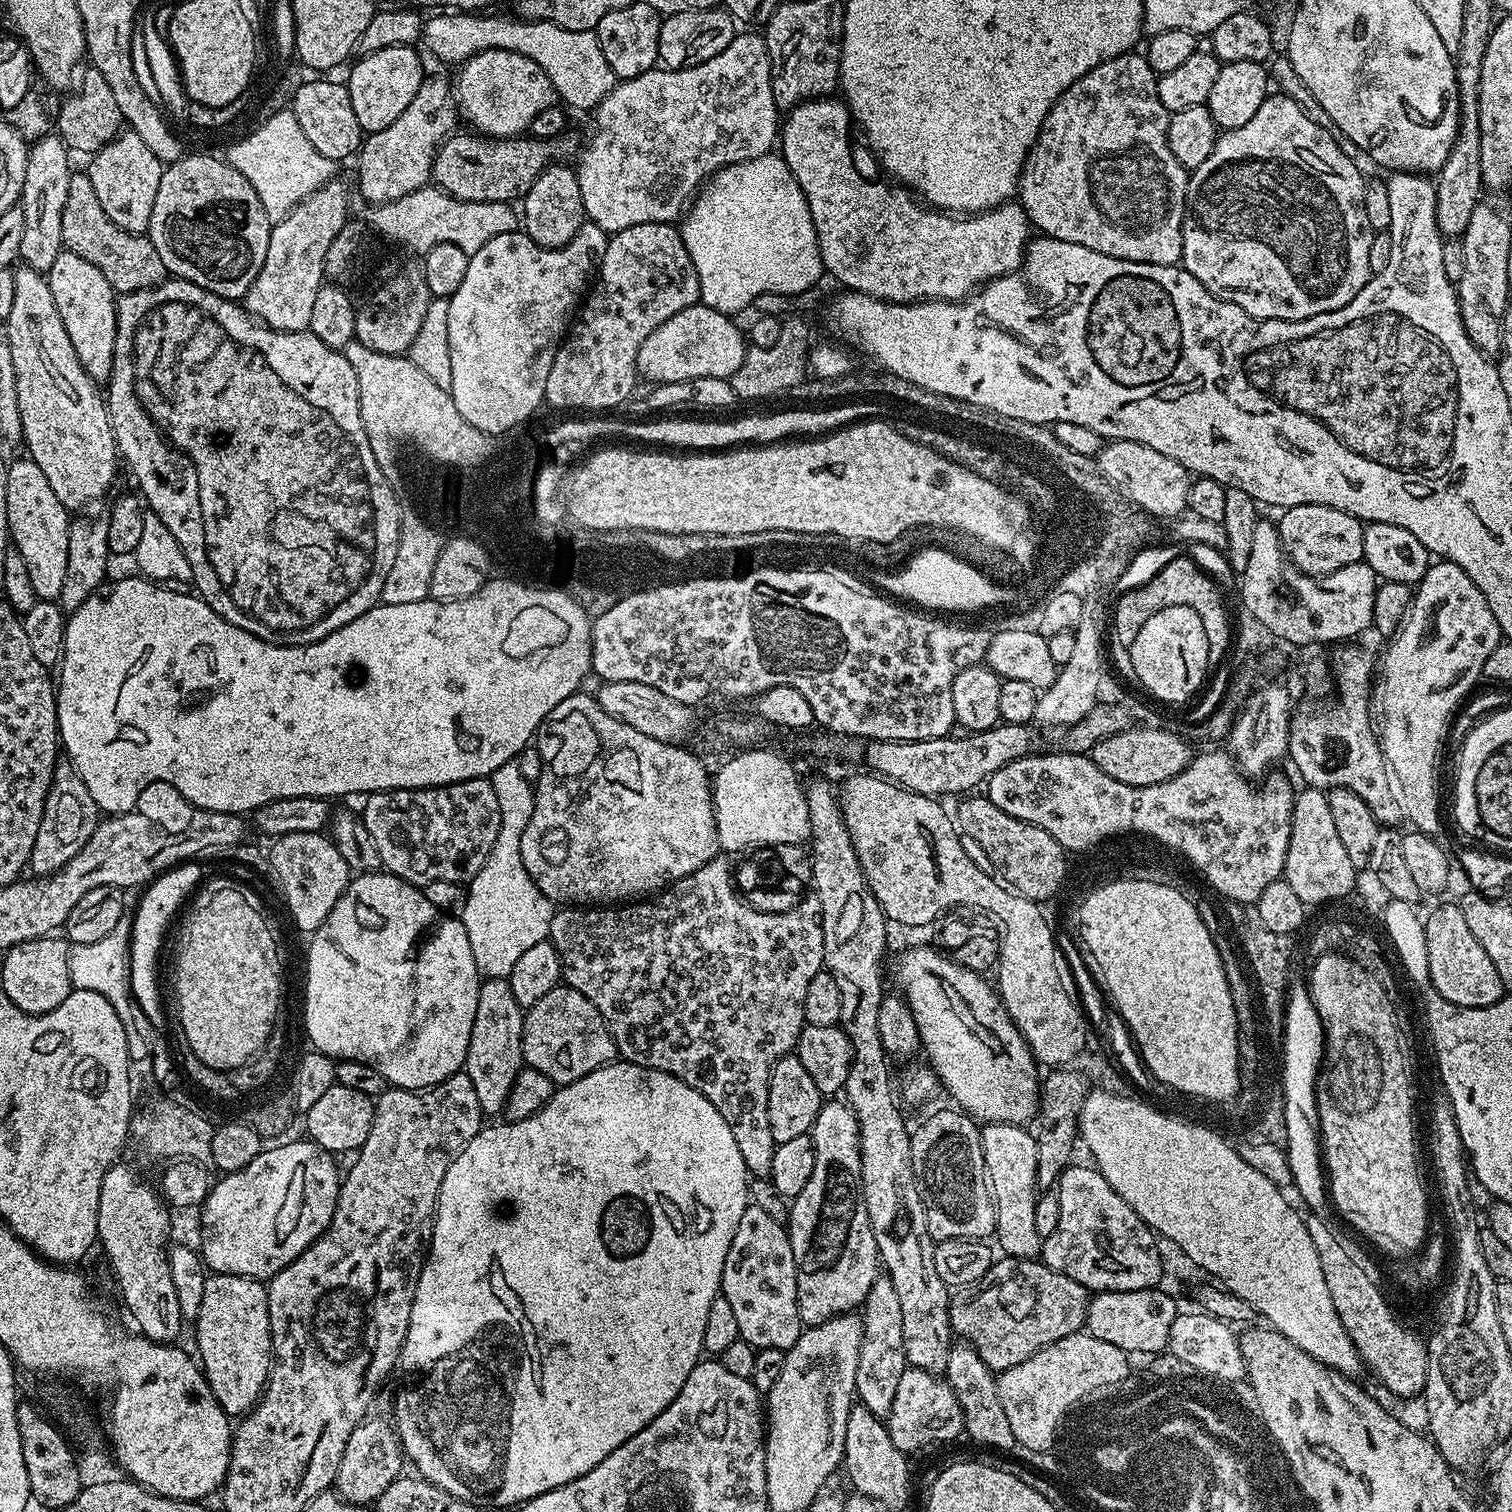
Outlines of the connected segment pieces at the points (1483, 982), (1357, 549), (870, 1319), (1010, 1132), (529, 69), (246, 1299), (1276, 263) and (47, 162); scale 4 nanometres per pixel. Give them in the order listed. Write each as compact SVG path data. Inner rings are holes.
M1459 903L1440 904L1426 916L1424 941L1428 955L1427 979L1442 998L1463 1008L1485 1008L1497 1004L1505 995L1502 978L1498 978L1498 970L1494 970L1494 962L1490 962L1490 954L1482 950L1482 942L1470 934L1470 926L1466 926Z
M1321 504L1294 506L1281 516L1284 517L1278 520L1278 531L1283 551L1297 569L1308 568L1305 577L1323 578L1342 570L1342 566L1363 561L1365 525L1358 517Z
M886 1274L877 1275L862 1305L864 1336L860 1339L858 1370L856 1371L856 1396L859 1403L878 1417L885 1417L892 1405L898 1378L902 1378L906 1361L902 1338L902 1309L892 1279Z
M984 1124L980 1128L980 1145L984 1155L984 1171L992 1189L996 1206L994 1240L1000 1243L1005 1257L1031 1260L1042 1252L1042 1232L1036 1225L1036 1137L1018 1124Z
M506 50L478 52L463 65L460 84L472 92L476 105L472 112L481 133L492 138L516 138L527 129L534 114L553 107L558 97L546 70L530 58Z
M229 1272L209 1275L194 1328L196 1328L196 1348L200 1351L198 1360L202 1365L204 1378L208 1381L209 1392L229 1417L243 1417L264 1390L268 1380L268 1369L273 1360L267 1287L259 1279L251 1276L232 1276Z
M1276 94L1269 95L1268 99L1262 102L1262 106L1258 106L1258 114L1254 114L1254 118L1250 118L1250 122L1246 122L1241 128L1229 128L1221 131L1216 138L1216 145L1210 154L1210 158L1206 158L1206 162L1202 162L1202 166L1198 166L1190 176L1191 192L1190 192L1190 208L1194 213L1200 215L1200 220L1204 223L1204 228L1208 232L1213 232L1216 235L1216 240L1220 243L1220 256L1224 260L1202 260L1200 258L1188 258L1183 261L1182 266L1192 266L1190 274L1194 274L1194 270L1198 270L1200 274L1200 281L1206 285L1210 291L1217 294L1226 294L1227 299L1231 300L1233 304L1242 306L1242 310L1246 310L1252 316L1260 320L1301 320L1302 318L1310 318L1314 314L1326 314L1338 310L1342 306L1346 306L1356 297L1358 290L1362 290L1362 286L1366 286L1366 282L1373 275L1370 268L1370 246L1374 235L1374 230L1370 226L1370 222L1366 218L1366 206L1364 205L1364 185L1366 183L1365 173L1358 170L1358 166L1354 166L1354 162L1350 162L1350 158L1346 158L1346 154L1342 154L1342 150L1338 150L1338 142L1326 130L1322 130L1322 126L1318 126L1308 115L1302 110L1300 100L1292 96L1276 96Z
M49 134L35 141L28 150L28 165L24 171L22 205L25 214L25 230L19 259L33 271L47 274L54 266L54 258L62 251L62 210L66 206L68 189L69 149L59 135Z

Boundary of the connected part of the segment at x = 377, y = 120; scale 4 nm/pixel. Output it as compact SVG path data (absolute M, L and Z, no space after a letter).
M395 44L390 48L378 49L377 52L361 55L346 77L350 106L354 106L354 115L358 118L361 133L371 134L378 130L386 130L410 102L414 102L414 94L422 86L426 69L420 61L416 48Z

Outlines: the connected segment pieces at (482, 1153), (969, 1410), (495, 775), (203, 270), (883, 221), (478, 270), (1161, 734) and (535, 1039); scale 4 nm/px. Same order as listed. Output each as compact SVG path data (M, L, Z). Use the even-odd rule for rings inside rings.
M666 1072L666 1080L660 1080L660 1088L668 1088L668 1104L660 1106L650 1104L644 1096L626 1096L612 1092L600 1096L600 1088L586 1088L580 1094L576 1120L562 1136L558 1136L556 1132L544 1132L538 1122L532 1122L532 1116L511 1121L516 1127L516 1144L506 1144L506 1122L496 1122L489 1128L488 1125L481 1127L477 1136L452 1159L446 1170L446 1178L442 1178L432 1222L432 1238L424 1265L420 1268L418 1286L414 1290L408 1333L404 1339L404 1347L400 1349L399 1363L408 1368L415 1364L440 1364L450 1354L450 1350L465 1345L465 1340L485 1322L504 1318L508 1310L508 1296L512 1296L512 1300L516 1300L518 1296L518 1300L524 1302L524 1312L528 1316L532 1314L532 1318L524 1318L524 1324L530 1324L526 1326L526 1340L528 1344L532 1344L532 1352L542 1354L544 1376L548 1376L546 1400L550 1408L546 1416L550 1418L544 1418L544 1424L538 1424L534 1428L524 1426L514 1430L509 1452L508 1480L504 1491L500 1493L500 1510L517 1507L586 1475L618 1446L644 1429L654 1418L658 1418L658 1414L662 1414L662 1410L666 1410L666 1406L670 1406L670 1402L678 1398L686 1378L690 1378L690 1370L694 1370L694 1366L702 1359L706 1314L710 1314L710 1302L714 1302L721 1291L720 1275L724 1272L726 1254L730 1254L734 1230L738 1230L738 1222L742 1222L742 1214L750 1203L750 1173L746 1162L742 1162L742 1153L738 1150L738 1142L734 1142L734 1134L730 1134L730 1126L726 1126L718 1110L714 1110L714 1106L701 1092L686 1086L686 1082L669 1072ZM456 1244L470 1256L474 1274L472 1280L478 1280L470 1284L470 1292L464 1288L462 1276L458 1276L460 1280L456 1282L456 1272L466 1272L468 1264L448 1264L446 1260L456 1254Z
M970 1346L953 1347L948 1353L948 1371L946 1373L946 1383L956 1396L957 1403L960 1404L960 1414L962 1417L962 1428L976 1444L985 1444L988 1448L997 1448L1000 1452L1008 1452L1011 1448L1017 1447L1014 1438L1014 1430L1010 1430L1010 1422L1006 1419L1006 1412L1002 1410L1002 1404L997 1398L995 1385L990 1373L990 1369L982 1362L982 1358L973 1351Z
M508 760L502 766L498 766L498 770L494 770L490 777L498 798L501 826L498 830L498 838L494 838L494 850L490 850L482 870L478 870L478 874L467 885L468 897L462 913L476 967L490 978L508 977L510 970L514 970L514 962L518 962L518 958L522 958L522 954L526 954L526 950L530 950L530 946L543 944L548 940L548 926L552 921L554 911L553 901L540 893L538 886L532 881L522 862L522 830L526 830L526 822L530 822L536 794L530 780L524 777L524 772L518 765L516 760Z
M187 156L165 167L162 182L158 182L158 194L154 194L154 210L150 214L146 235L154 242L154 250L158 250L165 269L173 277L189 280L226 300L239 301L262 268L266 246L270 246L273 221L268 219L266 210L262 210L262 202L258 194L254 194L254 186L250 186L250 182L246 182L246 178L242 178L227 159Z
M825 98L800 104L787 113L785 120L788 121L782 124L782 155L806 194L820 243L820 258L825 269L829 273L832 271L842 283L849 284L849 289L889 302L908 302L913 298L961 298L973 291L982 254L986 254L986 240L1020 240L1029 233L1028 216L1016 202L957 218L921 206L913 193L903 186L887 188L876 180L867 180L852 161L852 144L848 141L850 117L847 107L839 99Z
M585 222L567 245L562 248L542 248L534 243L523 230L498 234L486 242L486 246L479 248L477 252L469 255L469 266L466 269L466 278L459 286L446 304L446 334L449 338L449 350L452 355L453 376L455 376L456 402L460 411L468 416L474 424L481 428L502 429L514 425L519 429L523 425L523 420L528 420L536 412L536 407L544 404L544 390L546 388L546 374L550 374L550 366L554 362L554 346L560 346L581 303L582 297L589 291L594 277L597 275L602 258L606 254L610 236L593 222Z
M1135 726L1128 732L1115 733L1110 737L1102 737L1090 749L1090 758L1102 774L1110 774L1118 782L1126 782L1135 788L1152 786L1162 780L1181 772L1190 759L1190 751L1183 739L1167 732L1164 728L1144 728Z
M557 986L550 990L534 1006L524 1012L524 1025L522 1026L522 1054L524 1063L529 1068L538 1070L550 1078L553 1085L559 1086L569 1084L586 1074L590 1074L596 1068L601 1068L603 1064L611 1064L617 1059L616 1044L612 1040L610 1030L598 1014L594 1002L590 1002L578 990L567 986Z

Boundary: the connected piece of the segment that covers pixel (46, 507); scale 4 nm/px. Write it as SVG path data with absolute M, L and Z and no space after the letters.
M24 458L21 464L8 468L6 514L10 544L26 562L36 599L59 601L62 582L66 582L70 512L62 502L58 502L58 494L54 494L50 482L46 482L46 474L42 474L31 458Z

